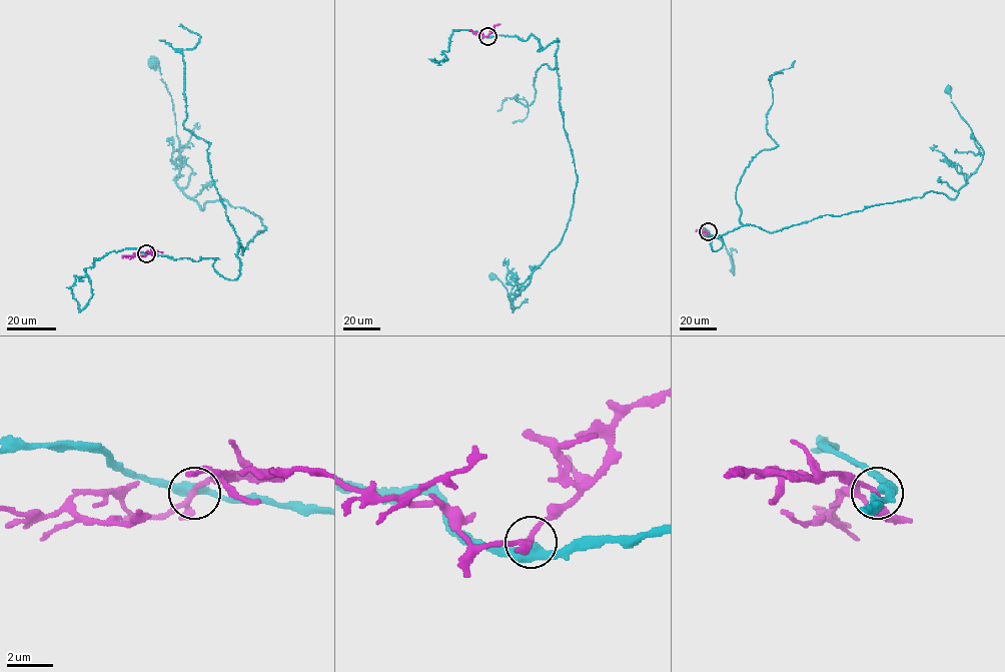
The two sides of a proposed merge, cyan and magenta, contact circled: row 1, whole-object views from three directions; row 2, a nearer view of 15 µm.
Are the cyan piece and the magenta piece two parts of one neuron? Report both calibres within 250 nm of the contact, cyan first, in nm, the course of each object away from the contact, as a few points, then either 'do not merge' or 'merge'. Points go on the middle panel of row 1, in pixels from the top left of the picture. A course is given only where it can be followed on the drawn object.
440 nm thick on the cyan side, 200 nm on the other; cyan runs (487, 36), (533, 34), (538, 51), (558, 39), (577, 176), (561, 242), (511, 295), (513, 311), (491, 277); magenta runs (487, 36), (469, 30); do not merge

